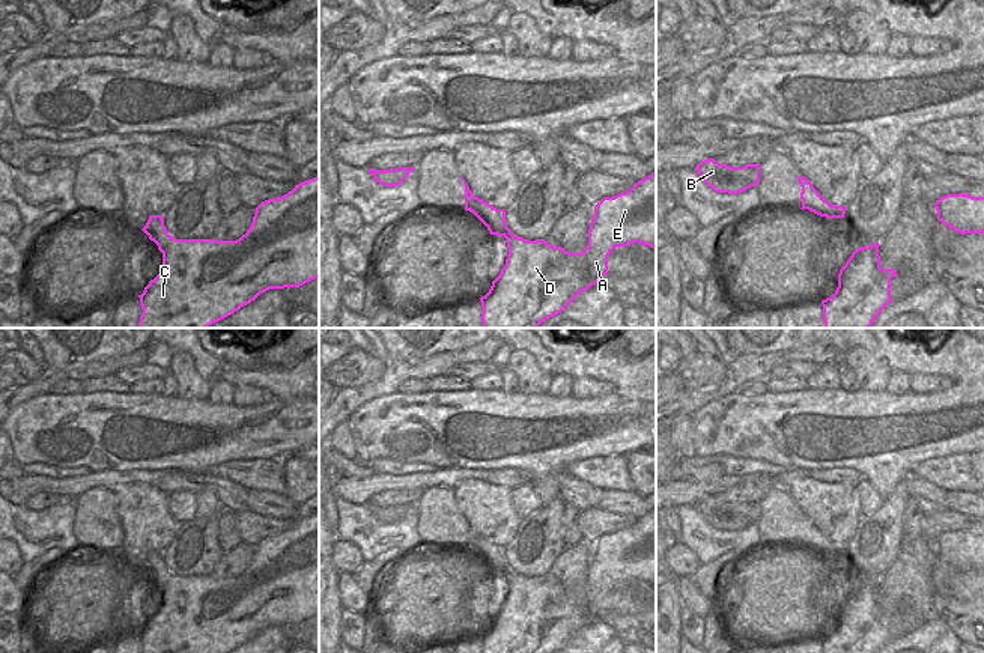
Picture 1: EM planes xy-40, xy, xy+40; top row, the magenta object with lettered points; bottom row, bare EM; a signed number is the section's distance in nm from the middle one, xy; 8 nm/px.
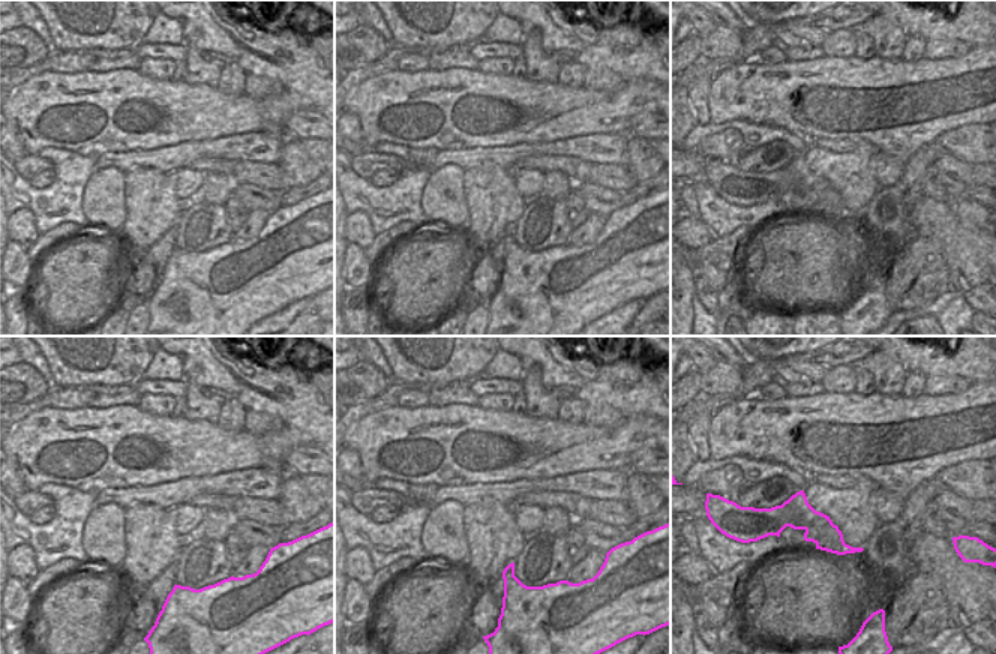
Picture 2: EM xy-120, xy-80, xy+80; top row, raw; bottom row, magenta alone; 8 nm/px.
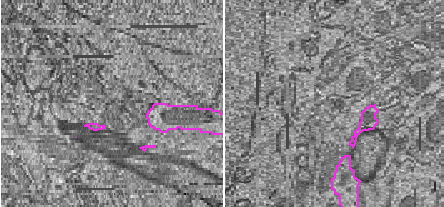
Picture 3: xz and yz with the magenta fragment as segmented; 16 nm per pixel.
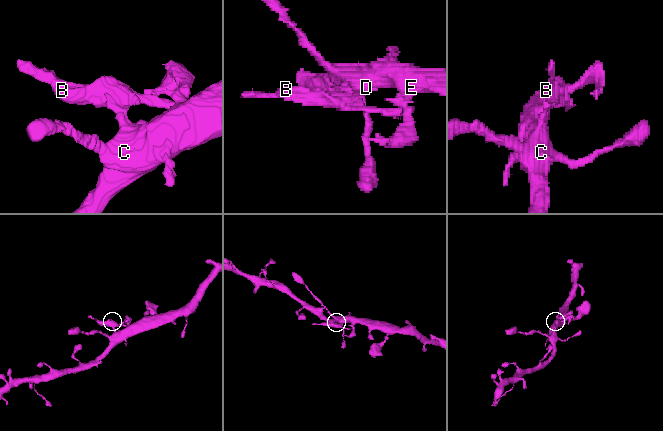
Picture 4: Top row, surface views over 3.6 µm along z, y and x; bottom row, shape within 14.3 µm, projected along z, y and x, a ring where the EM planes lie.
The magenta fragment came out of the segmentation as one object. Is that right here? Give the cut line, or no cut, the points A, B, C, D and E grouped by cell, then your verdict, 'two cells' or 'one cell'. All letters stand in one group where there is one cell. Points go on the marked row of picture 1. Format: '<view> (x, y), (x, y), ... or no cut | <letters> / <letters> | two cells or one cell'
xy+40 (813, 211), (816, 208), (834, 208), (838, 217) | A C D E / B | two cells

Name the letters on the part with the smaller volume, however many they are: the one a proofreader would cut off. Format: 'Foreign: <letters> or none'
Foreign: B

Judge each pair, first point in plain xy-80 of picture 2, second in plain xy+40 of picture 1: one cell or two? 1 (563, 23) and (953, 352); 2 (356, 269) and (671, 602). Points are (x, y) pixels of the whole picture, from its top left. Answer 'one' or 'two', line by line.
1: one
2: two

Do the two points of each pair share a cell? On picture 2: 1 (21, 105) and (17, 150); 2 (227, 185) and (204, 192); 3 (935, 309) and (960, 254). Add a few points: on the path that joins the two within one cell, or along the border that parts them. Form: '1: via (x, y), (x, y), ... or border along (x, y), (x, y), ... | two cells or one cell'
1: border along (15, 122), (23, 144) | two cells
2: via (221, 186), (210, 191) | one cell
3: border along (953, 290), (959, 294) | two cells

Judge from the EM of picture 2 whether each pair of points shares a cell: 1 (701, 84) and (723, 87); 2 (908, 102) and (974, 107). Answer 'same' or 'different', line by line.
1: different
2: same

